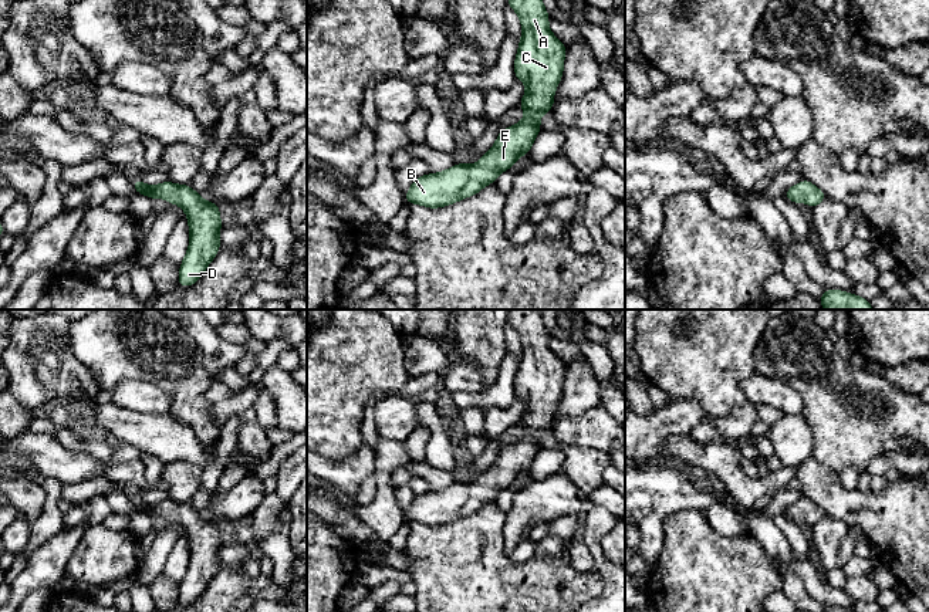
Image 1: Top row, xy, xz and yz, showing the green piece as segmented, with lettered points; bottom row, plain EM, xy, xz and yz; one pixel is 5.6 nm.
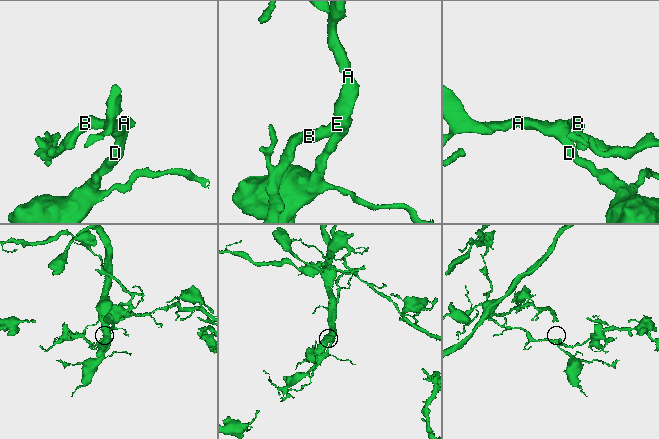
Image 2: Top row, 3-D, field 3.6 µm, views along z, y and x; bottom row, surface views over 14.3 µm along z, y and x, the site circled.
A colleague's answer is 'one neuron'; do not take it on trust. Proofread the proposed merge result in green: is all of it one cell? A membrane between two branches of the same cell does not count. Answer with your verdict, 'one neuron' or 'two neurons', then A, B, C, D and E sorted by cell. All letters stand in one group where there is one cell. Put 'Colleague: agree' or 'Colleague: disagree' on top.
Colleague: agree
one neuron | A B C D E

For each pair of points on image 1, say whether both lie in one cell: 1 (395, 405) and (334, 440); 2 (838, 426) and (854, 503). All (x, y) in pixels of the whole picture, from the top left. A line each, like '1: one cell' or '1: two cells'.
1: two cells
2: two cells

